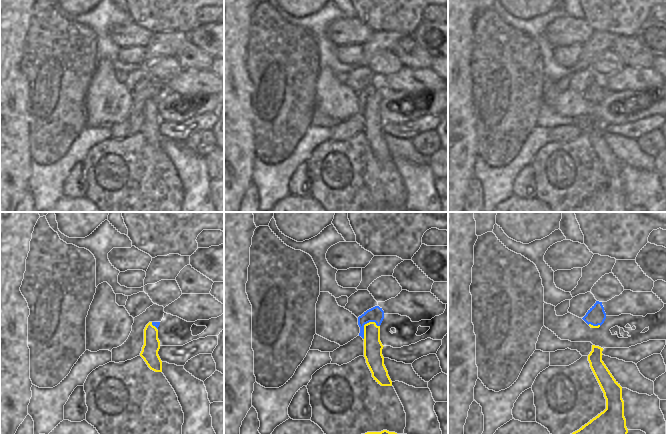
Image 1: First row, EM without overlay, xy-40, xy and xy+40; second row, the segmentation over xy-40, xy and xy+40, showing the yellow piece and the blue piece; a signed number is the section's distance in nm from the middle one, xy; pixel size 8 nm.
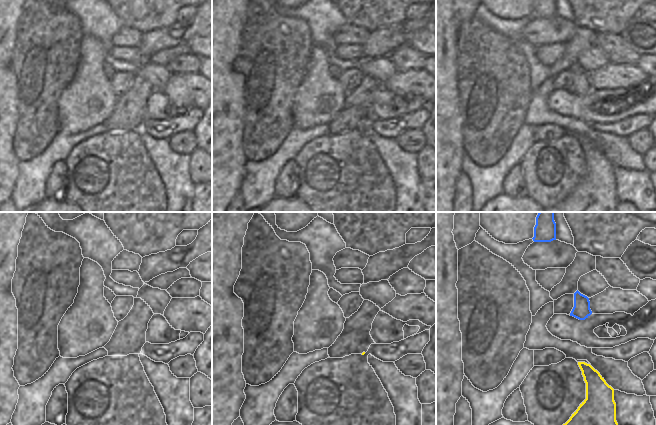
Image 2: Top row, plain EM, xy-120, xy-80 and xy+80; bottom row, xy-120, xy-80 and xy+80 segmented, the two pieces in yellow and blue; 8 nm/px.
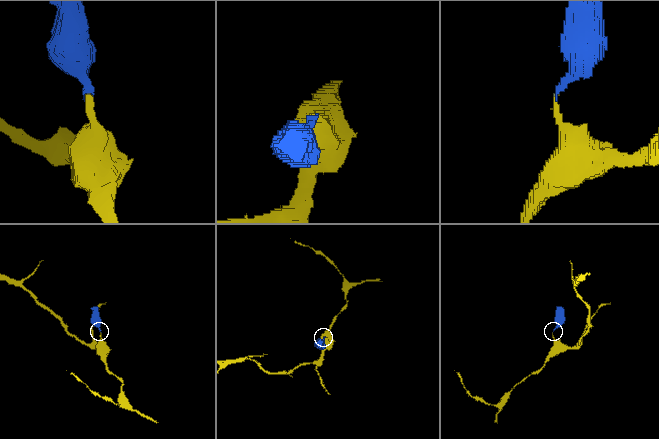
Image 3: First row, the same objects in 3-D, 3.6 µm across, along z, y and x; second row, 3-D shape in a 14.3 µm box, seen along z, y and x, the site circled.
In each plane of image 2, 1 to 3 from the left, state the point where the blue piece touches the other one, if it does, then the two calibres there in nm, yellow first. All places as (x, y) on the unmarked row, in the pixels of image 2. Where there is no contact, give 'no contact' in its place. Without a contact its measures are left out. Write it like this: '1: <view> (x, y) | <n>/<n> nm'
1: no contact
2: no contact
3: no contact

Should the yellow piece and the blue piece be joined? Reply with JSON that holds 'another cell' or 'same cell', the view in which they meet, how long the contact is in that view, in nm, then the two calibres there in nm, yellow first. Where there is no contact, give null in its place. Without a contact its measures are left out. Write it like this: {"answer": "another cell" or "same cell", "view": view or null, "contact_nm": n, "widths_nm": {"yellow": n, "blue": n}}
{"answer": "same cell", "view": "xy", "contact_nm": 180, "widths_nm": {"yellow": 150, "blue": 120}}

